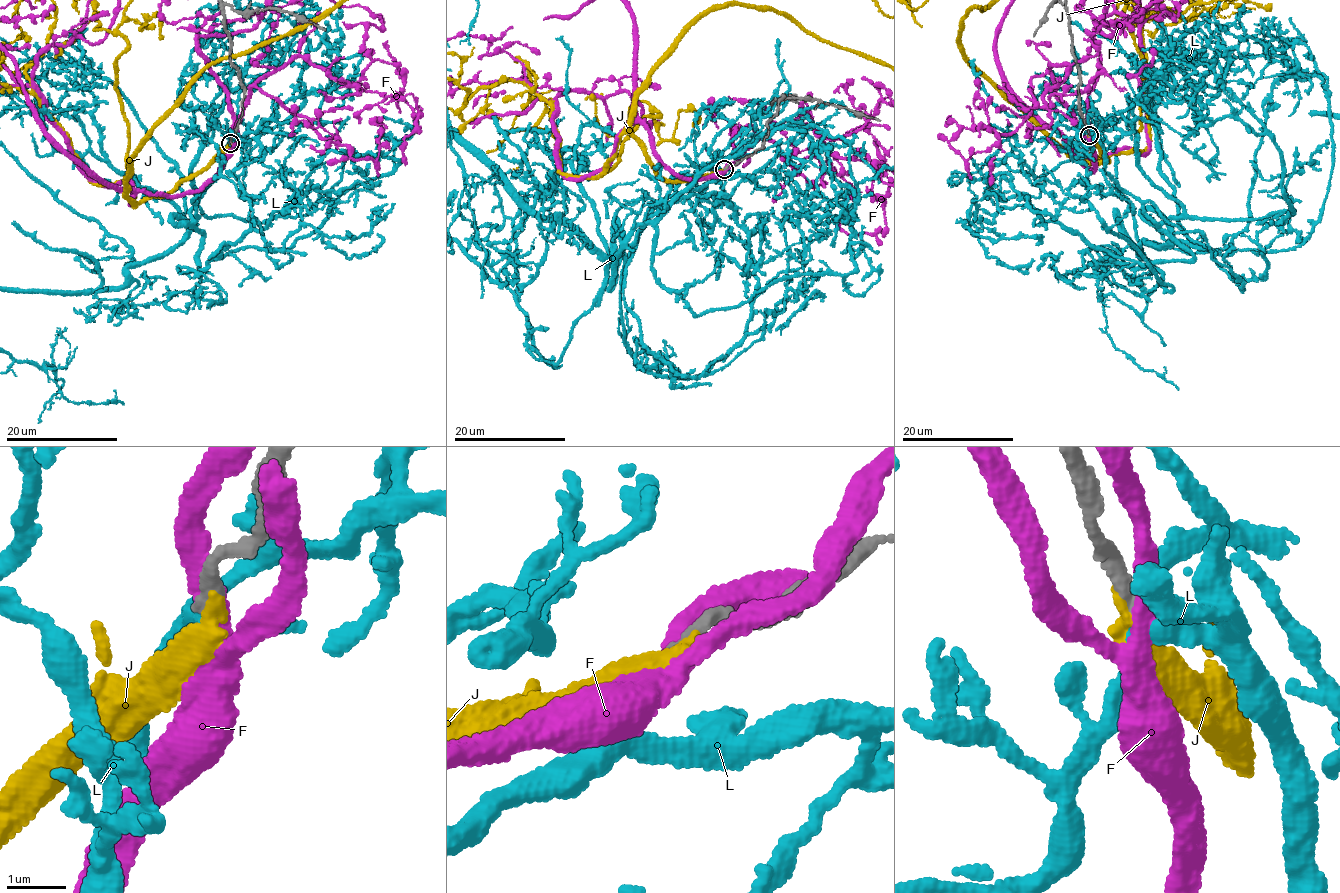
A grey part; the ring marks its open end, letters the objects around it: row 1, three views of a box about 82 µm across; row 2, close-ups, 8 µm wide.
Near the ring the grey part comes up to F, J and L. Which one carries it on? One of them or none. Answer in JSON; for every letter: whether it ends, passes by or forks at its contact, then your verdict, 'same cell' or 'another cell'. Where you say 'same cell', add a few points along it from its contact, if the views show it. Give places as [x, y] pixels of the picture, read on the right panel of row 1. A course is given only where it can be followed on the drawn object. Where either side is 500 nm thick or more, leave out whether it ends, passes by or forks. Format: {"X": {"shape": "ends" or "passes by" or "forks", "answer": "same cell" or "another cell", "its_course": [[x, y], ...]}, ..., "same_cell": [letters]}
{"F": {"shape": "forks", "answer": "another cell"}, "J": {"shape": "ends", "answer": "another cell"}, "L": {"shape": "ends", "answer": "another cell"}, "same_cell": []}

